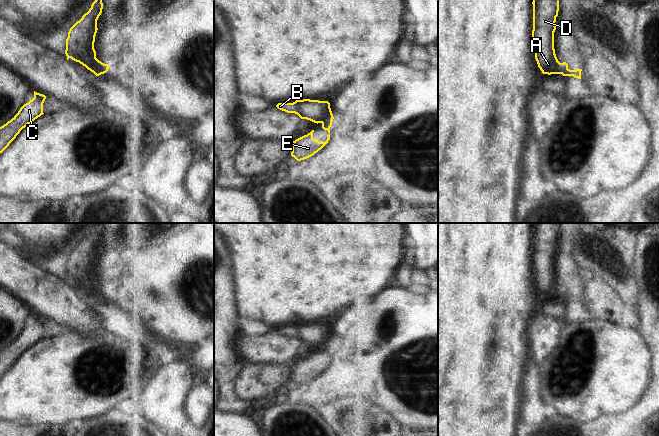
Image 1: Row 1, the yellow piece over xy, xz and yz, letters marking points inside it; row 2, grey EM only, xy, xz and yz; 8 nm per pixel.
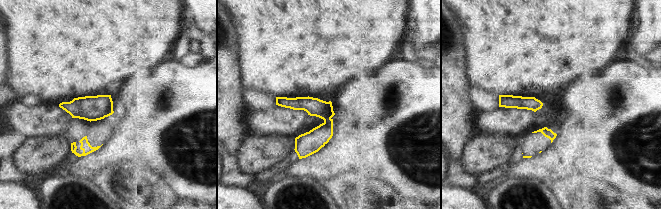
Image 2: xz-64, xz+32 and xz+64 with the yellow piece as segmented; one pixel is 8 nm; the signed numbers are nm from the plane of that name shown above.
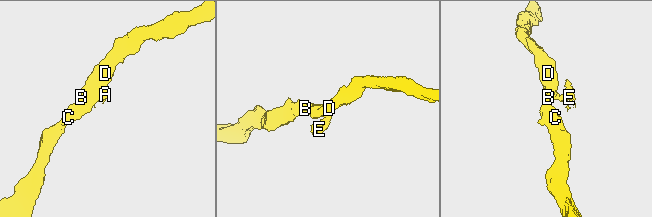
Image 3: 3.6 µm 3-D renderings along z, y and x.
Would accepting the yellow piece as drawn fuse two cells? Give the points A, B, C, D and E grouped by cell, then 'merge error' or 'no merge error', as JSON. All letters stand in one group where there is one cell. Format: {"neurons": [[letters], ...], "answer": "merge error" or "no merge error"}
{"neurons": [["A", "B", "C", "D"], ["E"]], "answer": "merge error"}

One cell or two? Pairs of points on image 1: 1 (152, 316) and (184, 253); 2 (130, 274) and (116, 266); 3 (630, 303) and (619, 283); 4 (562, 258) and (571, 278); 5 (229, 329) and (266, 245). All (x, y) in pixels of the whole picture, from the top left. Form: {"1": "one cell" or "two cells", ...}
{"1": "one cell", "2": "two cells", "3": "one cell", "4": "one cell", "5": "two cells"}

